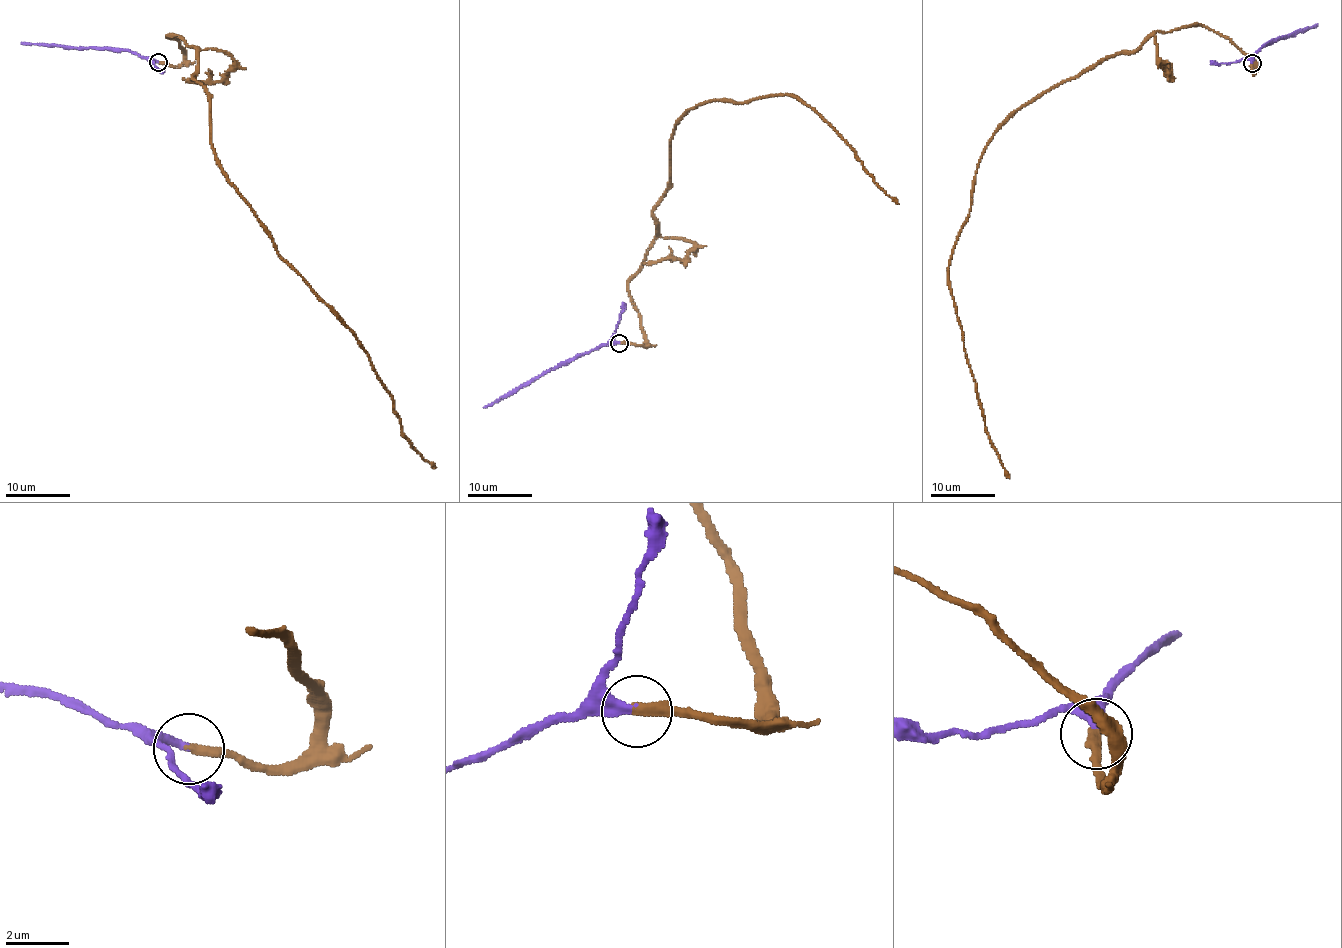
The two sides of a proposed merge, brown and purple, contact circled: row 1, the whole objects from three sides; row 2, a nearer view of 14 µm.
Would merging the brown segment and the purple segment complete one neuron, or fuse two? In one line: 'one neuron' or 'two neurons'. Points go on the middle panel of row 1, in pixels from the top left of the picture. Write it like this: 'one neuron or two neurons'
one neuron

